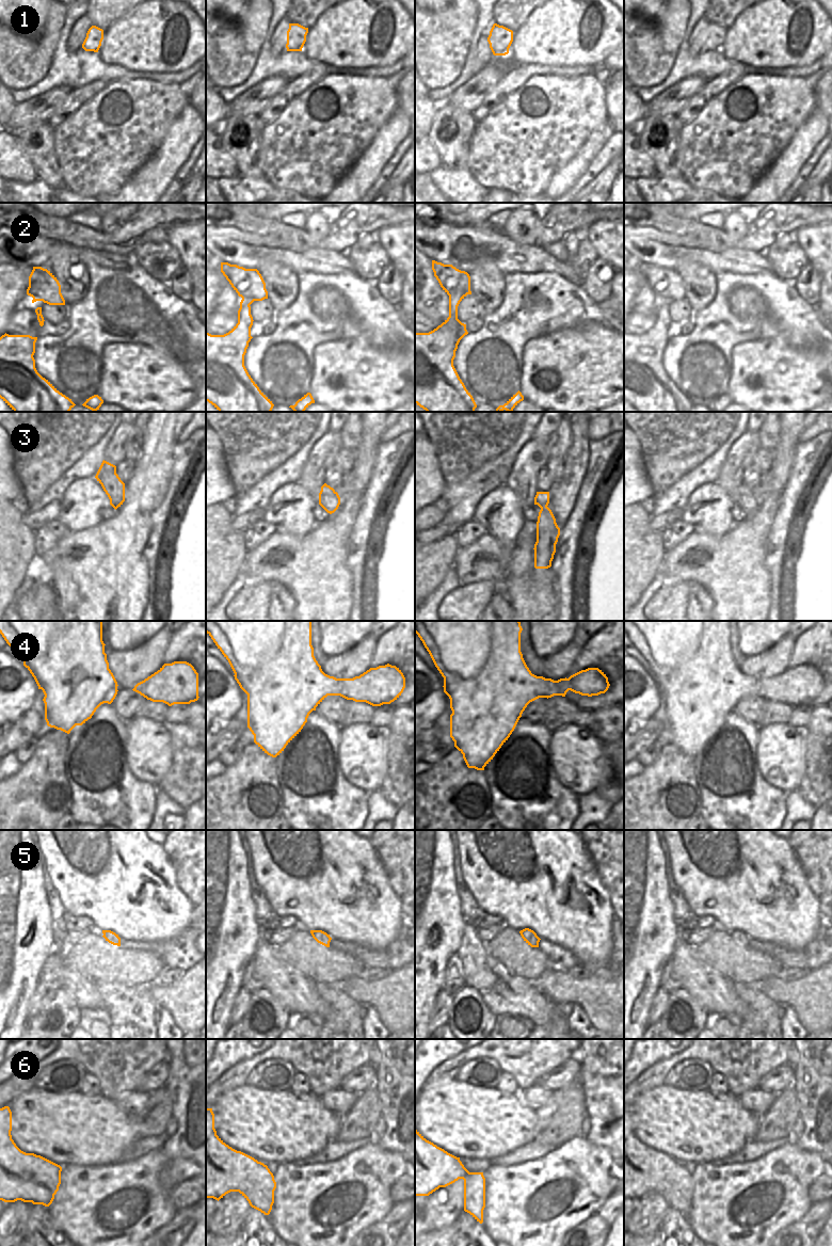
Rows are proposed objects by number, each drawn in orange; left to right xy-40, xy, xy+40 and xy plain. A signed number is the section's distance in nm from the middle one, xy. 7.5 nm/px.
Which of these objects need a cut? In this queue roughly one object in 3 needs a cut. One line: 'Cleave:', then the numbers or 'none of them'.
Cleave: 2

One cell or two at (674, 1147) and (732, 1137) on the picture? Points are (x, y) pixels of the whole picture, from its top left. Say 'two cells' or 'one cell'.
one cell

